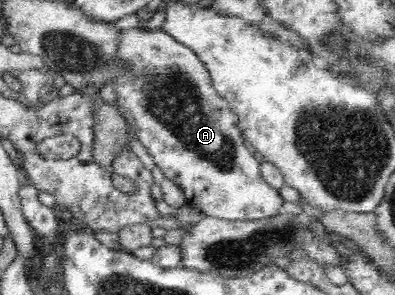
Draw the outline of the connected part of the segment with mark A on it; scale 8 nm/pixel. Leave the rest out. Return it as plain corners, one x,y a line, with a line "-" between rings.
129,26
126,29
122,29
121,32
123,32
121,38
119,38
121,48
117,50
117,56
130,63
132,72
127,76
123,76
119,80
117,87
114,88
117,94
117,107
124,116
130,132
134,132
139,142
147,148
147,152
153,156
155,164
163,171
165,178
171,178
179,183
179,186
183,187
183,191
185,191
188,202
193,203
195,207
204,211
209,217
234,221
255,221
271,218
275,214
279,214
279,210
284,202
283,197
277,189
273,188
271,184
263,179
259,160
245,146
245,138
243,137
242,130
239,128
237,115
229,108
227,101
215,90
211,75
206,65
199,59
198,54
185,45
185,43
177,41
175,37
167,34
162,29
141,29

